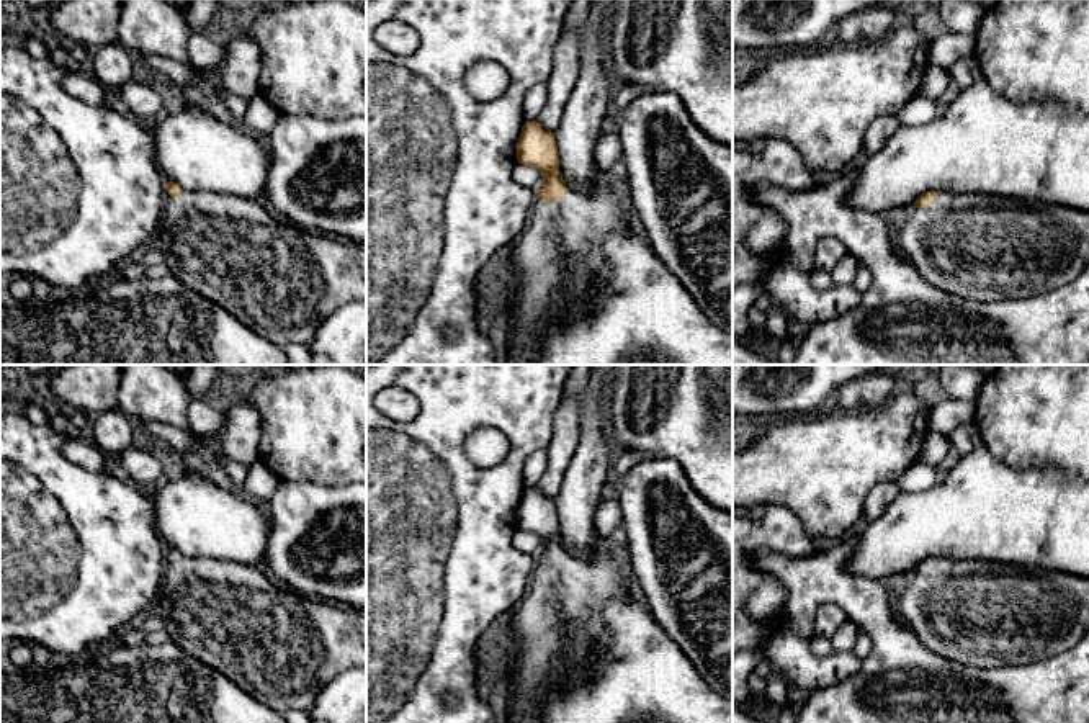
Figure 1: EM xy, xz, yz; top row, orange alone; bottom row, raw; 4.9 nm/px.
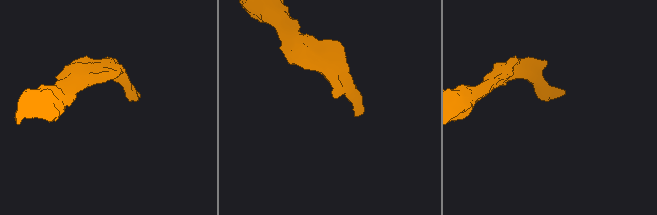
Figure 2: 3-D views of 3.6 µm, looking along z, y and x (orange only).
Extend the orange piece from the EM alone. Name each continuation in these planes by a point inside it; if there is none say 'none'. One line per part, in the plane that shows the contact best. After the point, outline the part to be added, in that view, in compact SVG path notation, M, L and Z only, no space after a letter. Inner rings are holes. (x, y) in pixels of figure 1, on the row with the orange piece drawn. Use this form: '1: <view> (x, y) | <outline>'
1: xz (558, 259) | M608 178L582 190L567 186L558 201L536 198L517 245L507 254L507 288L522 290L509 365L535 365L541 322L546 317L558 319L566 311L580 311L579 301L603 280L607 260L600 240L610 232L626 236L634 231L641 229L633 218L628 196Z

